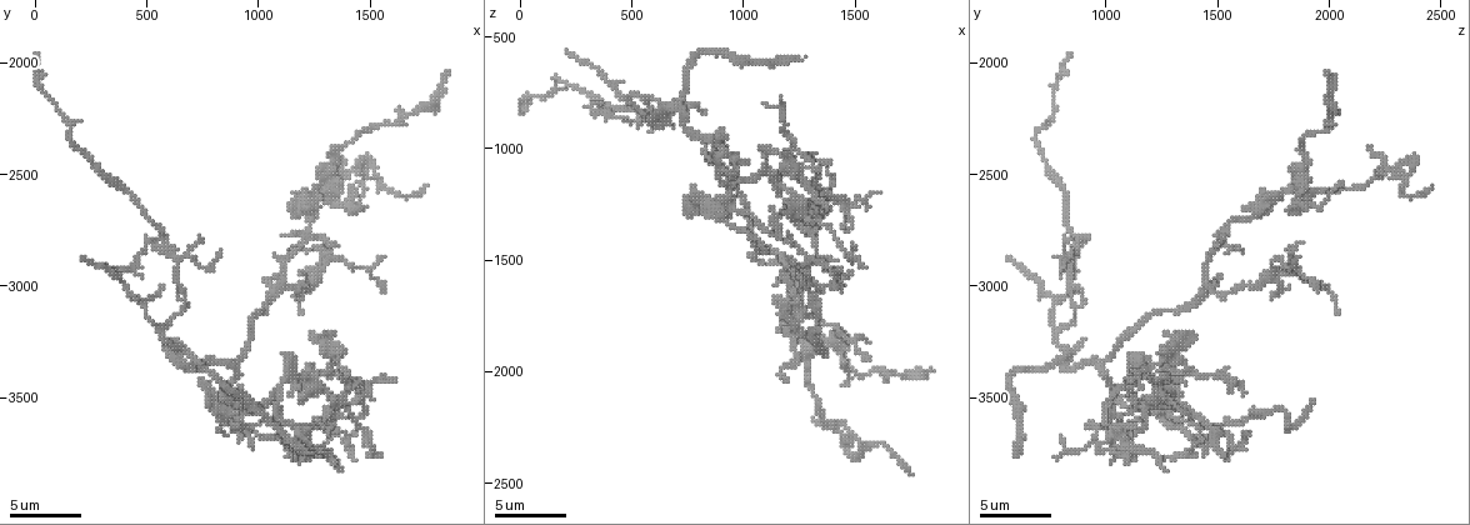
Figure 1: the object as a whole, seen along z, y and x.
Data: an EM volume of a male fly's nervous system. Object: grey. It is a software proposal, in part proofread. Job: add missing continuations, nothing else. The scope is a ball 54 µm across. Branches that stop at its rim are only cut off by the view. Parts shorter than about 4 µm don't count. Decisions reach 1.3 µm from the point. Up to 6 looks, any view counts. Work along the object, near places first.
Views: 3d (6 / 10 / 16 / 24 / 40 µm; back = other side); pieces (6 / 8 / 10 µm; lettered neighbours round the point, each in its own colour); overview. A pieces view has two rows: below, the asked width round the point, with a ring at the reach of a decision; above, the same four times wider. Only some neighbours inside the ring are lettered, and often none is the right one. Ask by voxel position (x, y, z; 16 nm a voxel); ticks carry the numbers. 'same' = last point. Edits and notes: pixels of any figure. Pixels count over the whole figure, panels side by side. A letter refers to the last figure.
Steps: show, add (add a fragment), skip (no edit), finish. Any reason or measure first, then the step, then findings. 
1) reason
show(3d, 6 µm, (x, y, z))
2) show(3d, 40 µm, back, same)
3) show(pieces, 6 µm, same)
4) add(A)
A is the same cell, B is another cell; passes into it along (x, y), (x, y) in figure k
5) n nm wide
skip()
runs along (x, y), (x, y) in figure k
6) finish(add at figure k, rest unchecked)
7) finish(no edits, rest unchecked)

an open end
show(pieces, 6 µm, (1840, 2060, 1990))

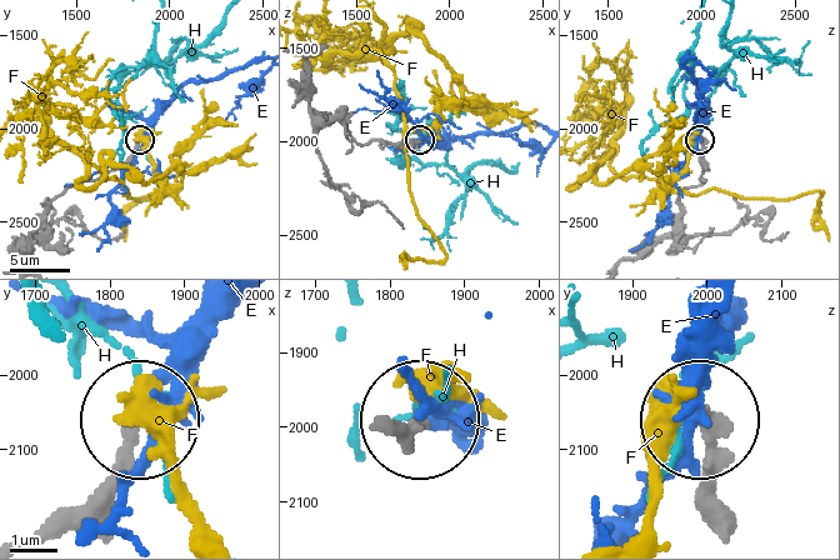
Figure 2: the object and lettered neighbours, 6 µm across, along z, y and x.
250 nm wide
skip()
E, F and H are other cells; no lettered fragment goes on from it

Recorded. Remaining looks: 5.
free end
show(pieces, 6 µm, (1160, 2590, 1820))

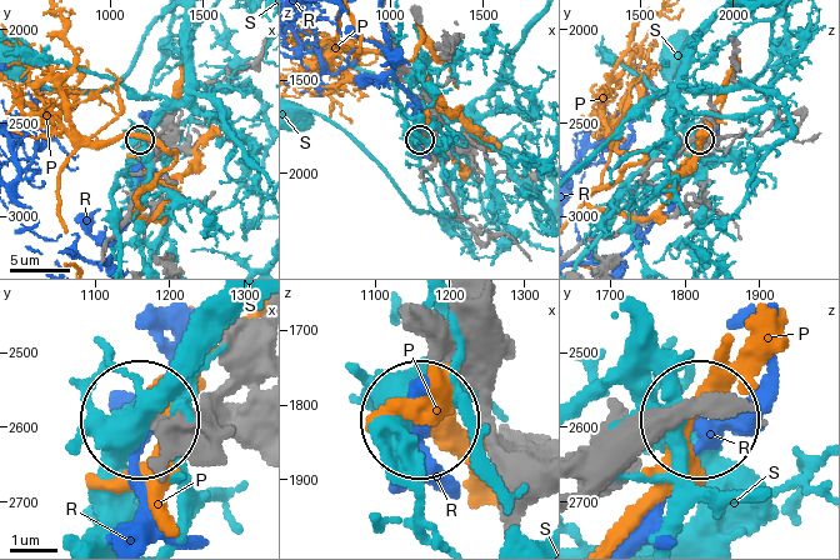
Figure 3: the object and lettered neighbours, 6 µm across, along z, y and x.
skip()
P, R and S are other cells; none of them fits

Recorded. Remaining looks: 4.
an open end
show(pieces, 8 µm, (1570, 3010, 1940))

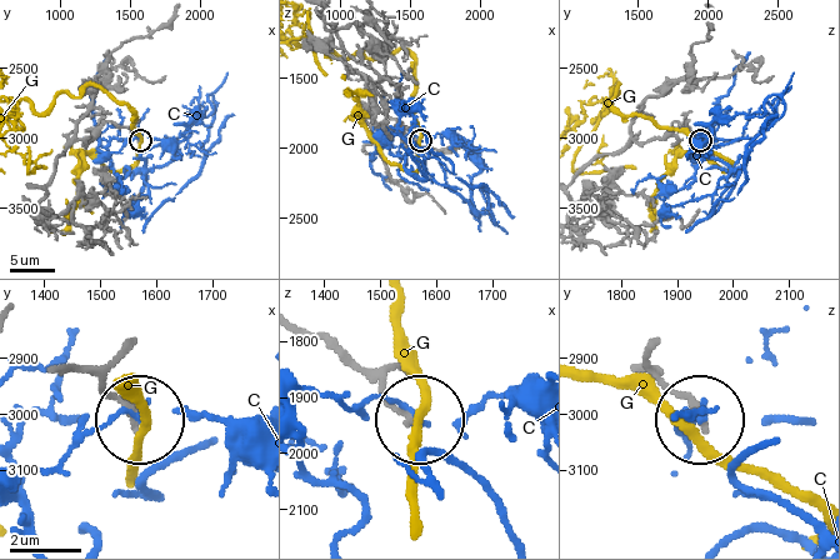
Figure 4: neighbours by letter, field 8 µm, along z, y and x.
skip()
C and G are other cells; runs along (54, 170), (74, 143), (105, 123), (139, 139) in figure 4; none of them fits

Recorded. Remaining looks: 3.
finish(no edits, rest unchecked)

